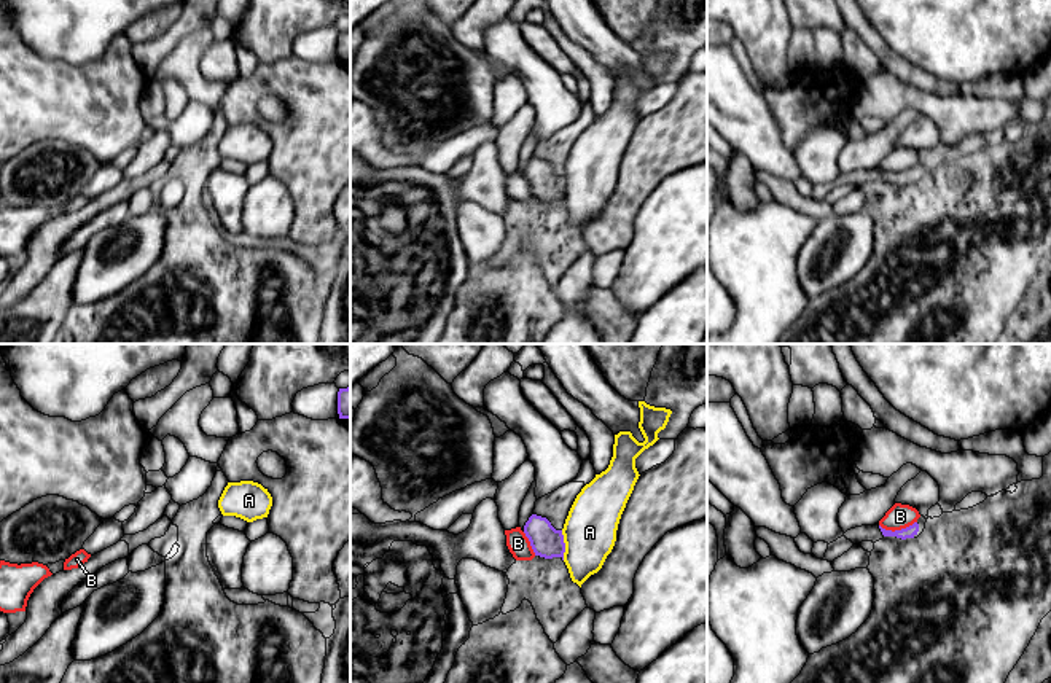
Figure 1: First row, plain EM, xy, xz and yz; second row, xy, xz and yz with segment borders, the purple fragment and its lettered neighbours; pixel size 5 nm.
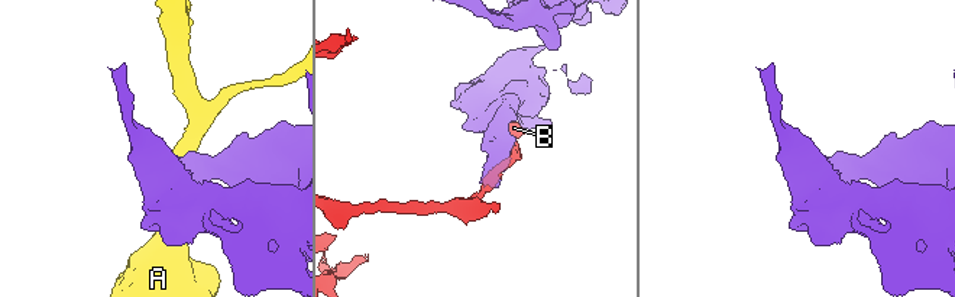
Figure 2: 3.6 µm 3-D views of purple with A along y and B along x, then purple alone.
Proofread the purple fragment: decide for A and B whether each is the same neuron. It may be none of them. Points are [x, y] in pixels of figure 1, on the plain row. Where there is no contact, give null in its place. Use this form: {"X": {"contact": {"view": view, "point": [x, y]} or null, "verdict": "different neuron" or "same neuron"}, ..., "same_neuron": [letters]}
{"A": {"contact": {"view": "xz", "point": [564, 188]}, "verdict": "different neuron"}, "B": {"contact": {"view": "yz", "point": [897, 174]}, "verdict": "different neuron"}, "same_neuron": []}

